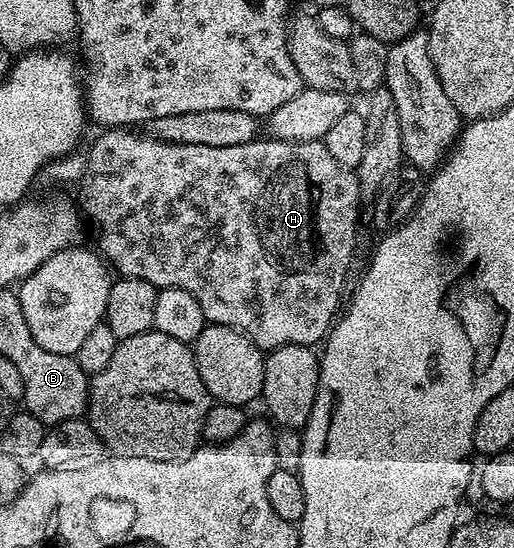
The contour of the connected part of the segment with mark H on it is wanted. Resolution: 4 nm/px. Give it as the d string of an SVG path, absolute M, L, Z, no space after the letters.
M110 127L99 133L102 134L95 139L94 146L86 153L86 170L82 172L80 182L80 209L89 224L91 221L98 225L97 248L115 274L118 272L118 275L139 277L158 289L188 291L188 295L192 295L192 299L200 303L200 311L204 311L209 324L232 327L252 339L252 343L256 343L256 347L263 351L279 349L285 345L314 347L325 338L343 304L342 284L346 281L346 272L349 271L350 260L354 257L354 244L358 241L360 190L355 170L345 169L343 165L336 163L336 159L332 159L328 147L322 141L255 139L240 147L204 147L197 143L168 143L130 127Z

